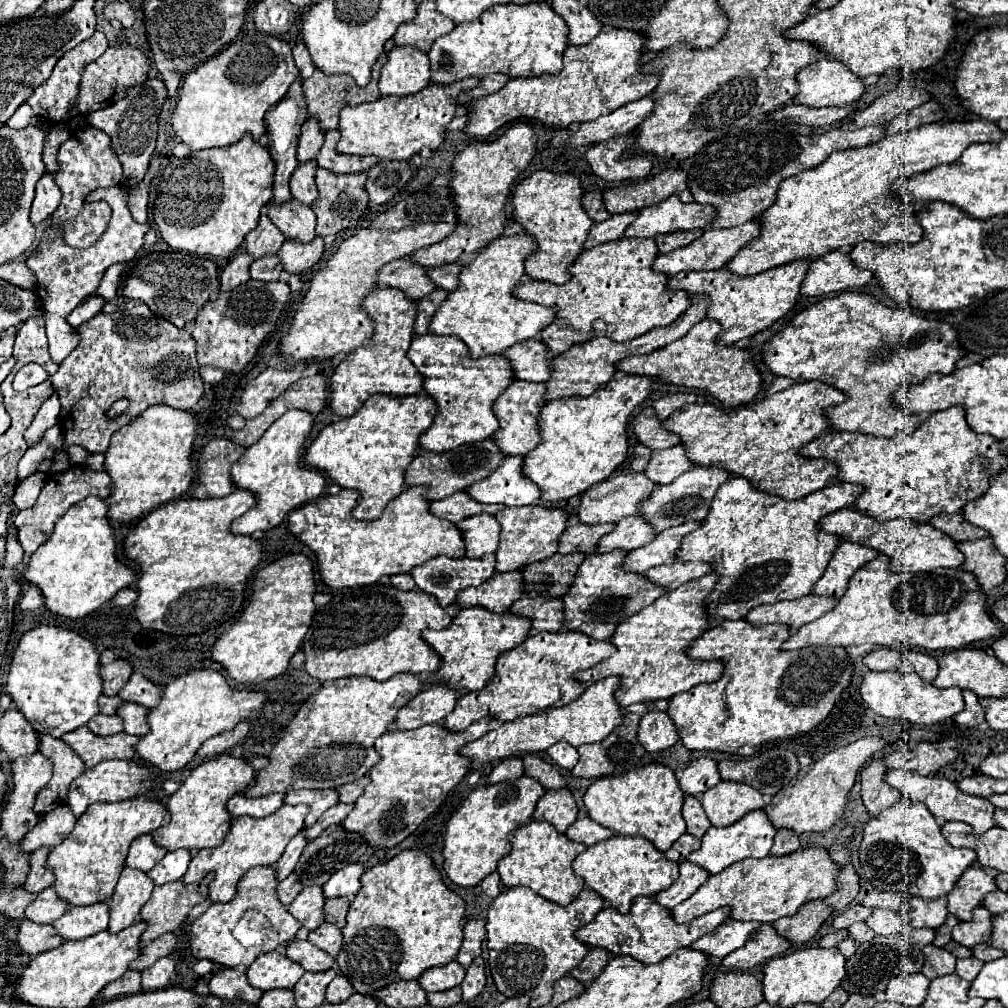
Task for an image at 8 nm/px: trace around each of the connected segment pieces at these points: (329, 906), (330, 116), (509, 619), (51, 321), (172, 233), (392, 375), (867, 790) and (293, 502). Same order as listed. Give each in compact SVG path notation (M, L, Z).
M330 898L330 900L326 900L324 902L324 920L338 926L338 928L344 928L348 906L350 906L348 898Z
M380 54L378 56L376 64L372 66L372 80L364 88L356 86L352 76L346 76L346 74L342 74L342 76L324 76L320 70L314 70L314 74L308 80L304 80L302 88L304 88L304 96L306 96L306 104L308 104L308 114L316 116L320 120L322 130L336 130L338 128L338 114L340 114L344 104L356 106L356 104L374 102L376 98L380 98L378 76L380 76L380 68L386 64L386 58L388 58L388 54Z
M464 608L458 612L458 616L452 620L450 628L444 630L424 630L424 642L430 644L430 648L440 656L442 664L436 670L434 678L426 678L424 684L440 684L446 682L456 692L472 692L484 688L484 684L494 676L494 664L500 652L516 648L522 644L528 636L530 622L528 618L514 616L510 612L494 614L486 608Z
M120 186L94 190L88 196L88 202L96 202L96 200L104 200L106 204L110 204L112 218L108 222L106 232L100 236L100 240L96 244L92 244L92 248L86 248L86 250L70 248L62 238L60 227L48 227L40 236L38 246L26 258L26 266L38 278L36 292L42 298L46 334L48 334L48 344L50 344L48 348L50 348L50 356L52 356L54 362L62 362L64 356L68 356L80 340L78 334L74 332L74 328L66 322L66 316L78 306L78 302L84 296L92 294L98 288L106 268L110 268L112 264L130 262L130 260L136 258L138 250L144 244L144 234L148 232L148 226L140 226L132 220L132 214L126 206L128 204L128 192L120 190Z
M250 134L226 148L200 150L186 158L172 156L150 188L152 222L174 250L230 258L244 236L256 228L264 204L272 200L272 178L274 160Z
M380 288L372 290L362 300L364 310L374 320L374 334L364 342L364 346L356 348L352 356L346 356L330 378L330 408L338 416L352 416L360 404L372 394L388 394L388 396L412 396L422 392L422 378L412 362L406 358L406 352L412 342L412 326L416 316L416 302L406 298L396 288Z
M872 760L868 766L862 768L860 772L860 782L862 782L862 800L870 816L880 814L884 808L896 804L900 798L896 788L884 782L886 774L886 764L884 760Z
M288 410L262 434L256 444L246 448L244 454L232 464L230 476L236 488L248 490L256 496L256 506L230 524L232 534L252 536L254 532L266 532L270 528L276 528L288 516L290 510L310 500L316 500L322 494L324 476L302 462L304 438L308 436L312 422L314 418L308 412Z

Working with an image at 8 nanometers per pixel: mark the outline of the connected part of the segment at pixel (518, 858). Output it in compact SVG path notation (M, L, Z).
M536 820L512 830L508 838L510 838L512 850L498 862L498 874L500 874L504 886L508 886L508 888L526 886L526 888L534 890L538 896L542 896L550 902L556 902L560 906L570 904L584 890L584 880L580 876L576 876L574 870L570 868L572 860L586 850L584 844L568 840L552 824L536 822Z

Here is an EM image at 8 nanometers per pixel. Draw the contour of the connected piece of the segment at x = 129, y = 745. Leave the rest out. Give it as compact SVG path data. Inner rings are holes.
M86 726L76 728L74 732L68 732L62 736L62 740L74 748L74 752L84 760L88 768L96 766L102 760L132 760L134 744L140 740L138 736L130 736L126 732L120 732L116 736L96 736Z

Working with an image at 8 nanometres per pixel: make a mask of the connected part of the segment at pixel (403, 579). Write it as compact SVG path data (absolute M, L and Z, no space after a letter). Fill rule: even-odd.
M396 574L396 576L390 578L390 582L392 582L394 588L400 588L400 590L414 590L416 588L410 574Z

